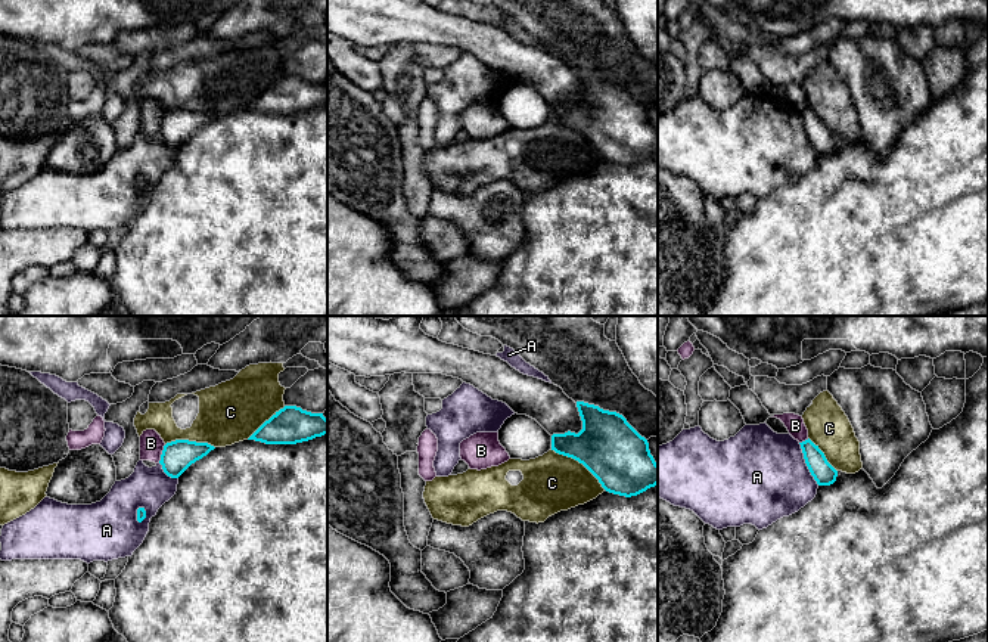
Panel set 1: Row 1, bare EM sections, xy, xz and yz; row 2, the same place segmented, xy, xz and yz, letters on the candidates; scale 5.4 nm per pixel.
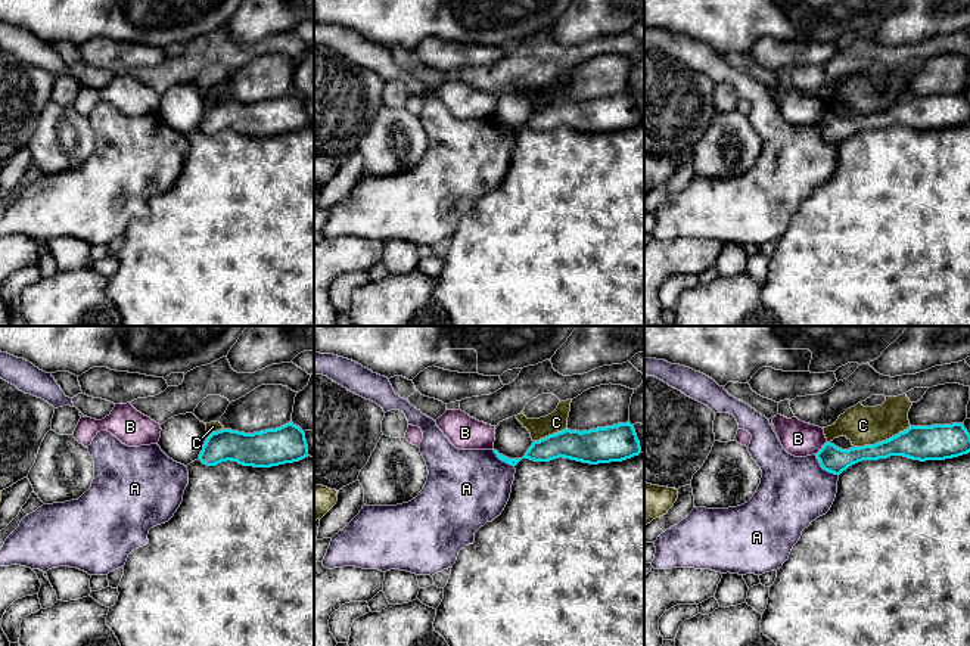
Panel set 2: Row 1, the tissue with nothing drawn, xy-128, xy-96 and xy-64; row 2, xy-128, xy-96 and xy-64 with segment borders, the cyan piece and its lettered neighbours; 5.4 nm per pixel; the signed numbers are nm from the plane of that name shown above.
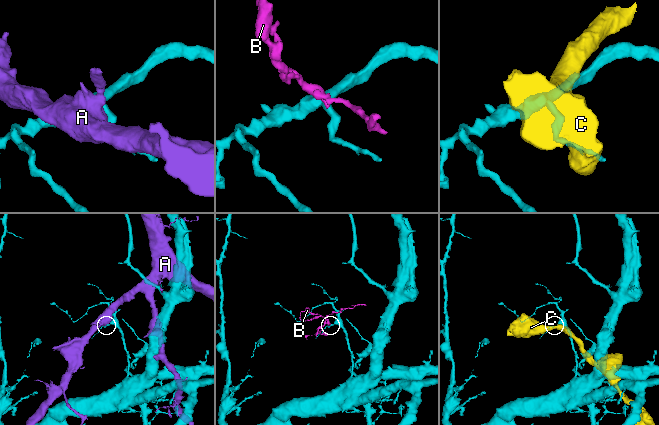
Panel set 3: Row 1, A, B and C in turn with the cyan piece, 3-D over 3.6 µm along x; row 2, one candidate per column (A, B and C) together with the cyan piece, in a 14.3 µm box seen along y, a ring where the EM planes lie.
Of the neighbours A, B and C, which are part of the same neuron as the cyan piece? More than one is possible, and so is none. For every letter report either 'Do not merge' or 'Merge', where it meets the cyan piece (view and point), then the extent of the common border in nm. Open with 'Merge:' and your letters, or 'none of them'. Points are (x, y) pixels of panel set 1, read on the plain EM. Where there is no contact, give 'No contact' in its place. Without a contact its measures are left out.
Merge: none of them
A: Do not merge. Touches cyan at yz (805, 132). Shared border 260 nm
B: Do not merge. Touches cyan at xy (162, 123). Shared border 100 nm
C: Do not merge. Touches cyan at xz (578, 130). Shared border 380 nm

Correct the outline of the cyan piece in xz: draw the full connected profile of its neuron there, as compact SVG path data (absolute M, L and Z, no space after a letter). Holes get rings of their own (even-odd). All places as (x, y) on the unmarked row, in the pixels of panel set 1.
M577 71L582 99L553 103L552 120L582 133L613 164L631 167L658 153L658 133L649 112L627 89Z

